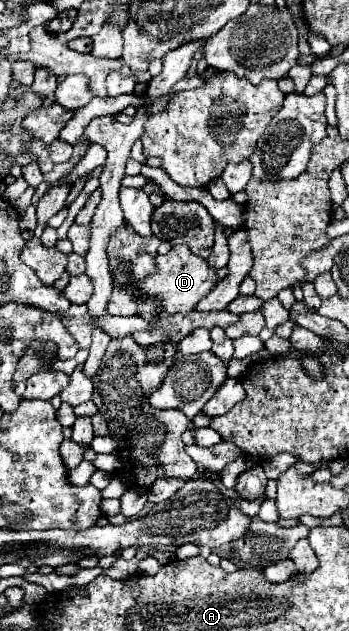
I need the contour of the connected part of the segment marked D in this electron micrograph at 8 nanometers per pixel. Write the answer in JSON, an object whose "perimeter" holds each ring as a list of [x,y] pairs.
{"perimeter":[[[178,244],[172,246],[172,250],[164,256],[156,256],[156,266],[158,272],[152,274],[150,278],[138,282],[138,286],[142,290],[146,290],[146,294],[150,296],[158,296],[162,300],[162,318],[170,316],[170,314],[190,314],[194,310],[194,306],[198,304],[198,300],[202,300],[216,284],[218,284],[218,272],[200,256],[192,254],[190,248],[186,244]]]}

